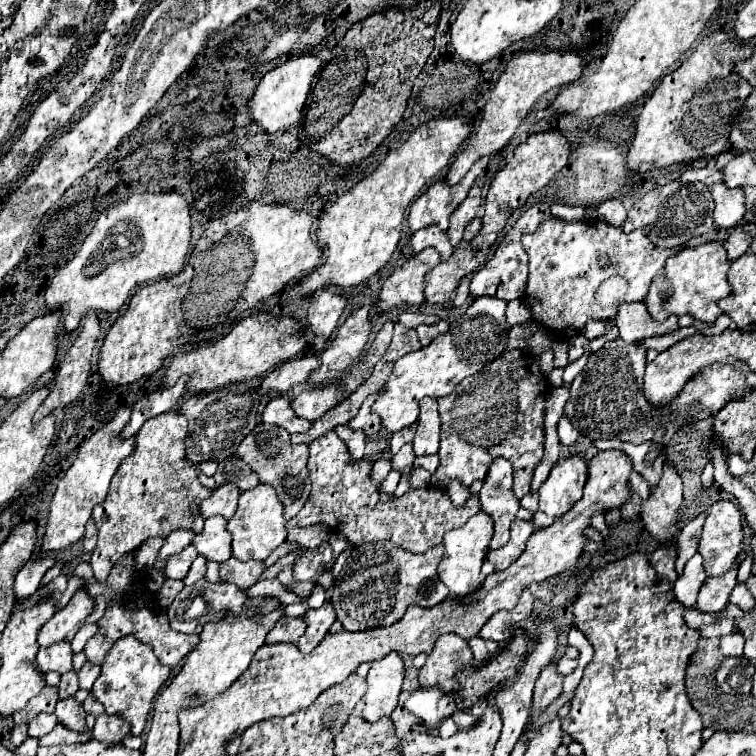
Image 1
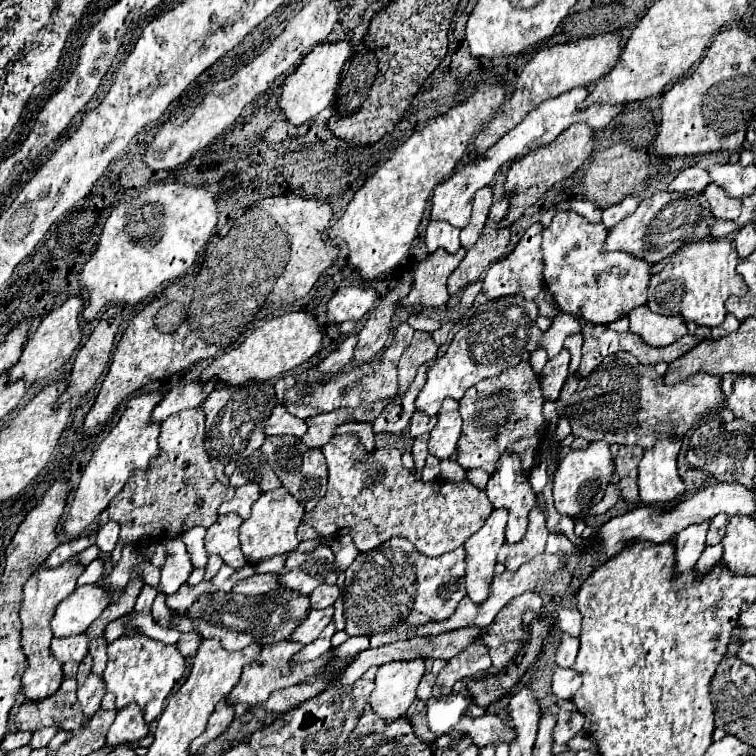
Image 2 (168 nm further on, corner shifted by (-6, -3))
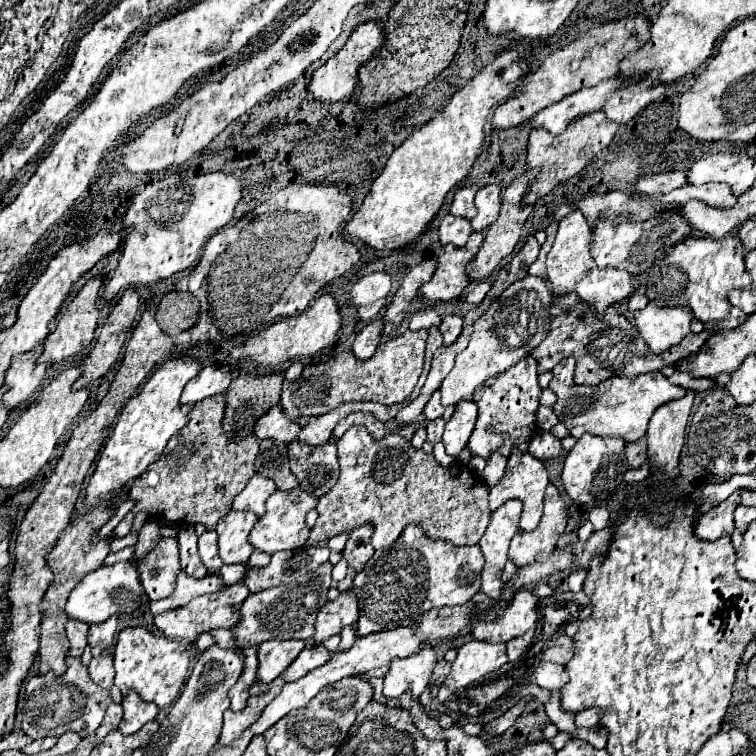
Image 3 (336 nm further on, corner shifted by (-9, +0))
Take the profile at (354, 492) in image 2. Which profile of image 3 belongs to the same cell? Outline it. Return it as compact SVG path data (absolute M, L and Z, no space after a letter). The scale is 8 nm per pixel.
M351 426L343 434L343 438L337 442L337 454L341 474L329 494L325 494L317 504L319 520L311 530L311 544L327 542L337 534L351 532L363 524L371 524L375 528L371 544L377 550L391 546L407 524L419 524L429 538L447 540L455 546L477 544L485 534L491 518L491 512L487 508L489 488L483 486L483 478L477 476L471 468L463 464L451 464L449 468L445 468L433 458L433 454L425 454L421 448L413 448L411 442L405 440L401 434L389 434L381 440L375 440L363 426Z

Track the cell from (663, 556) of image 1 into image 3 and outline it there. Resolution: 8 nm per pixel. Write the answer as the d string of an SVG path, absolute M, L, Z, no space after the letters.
M735 490L725 502L721 502L717 508L705 512L699 516L695 524L695 534L701 540L717 540L725 534L731 534L735 530L733 512L739 506L739 490Z

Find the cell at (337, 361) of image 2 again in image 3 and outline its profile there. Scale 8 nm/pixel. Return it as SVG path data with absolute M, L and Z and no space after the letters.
M371 320L355 338L353 344L353 354L361 360L367 360L375 354L379 342L381 342L381 330L383 330L383 320Z

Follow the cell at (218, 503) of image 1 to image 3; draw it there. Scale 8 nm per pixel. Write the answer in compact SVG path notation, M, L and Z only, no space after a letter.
M257 474L247 482L245 490L233 500L233 510L249 510L249 512L255 512L257 516L263 516L265 502L275 490L277 486L271 478Z

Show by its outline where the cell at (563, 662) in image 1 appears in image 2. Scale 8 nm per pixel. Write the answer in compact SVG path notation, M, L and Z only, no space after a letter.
M556 669L552 675L552 693L558 699L572 699L580 689L580 673L576 669Z

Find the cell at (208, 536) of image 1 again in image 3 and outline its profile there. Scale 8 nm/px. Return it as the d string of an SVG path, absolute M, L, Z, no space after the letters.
M231 510L223 520L219 520L215 530L219 534L219 558L225 564L247 564L253 552L247 536L257 520L257 514L237 510Z

